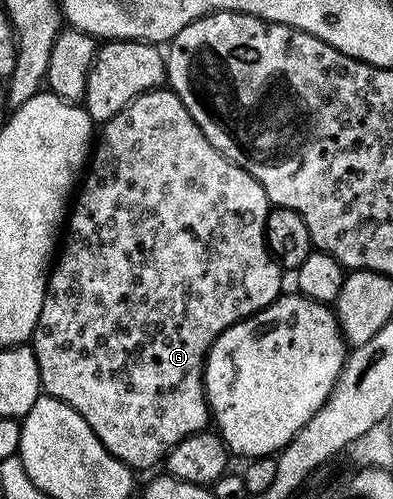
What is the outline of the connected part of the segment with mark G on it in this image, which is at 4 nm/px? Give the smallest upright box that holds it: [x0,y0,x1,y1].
[29,87,285,471]

